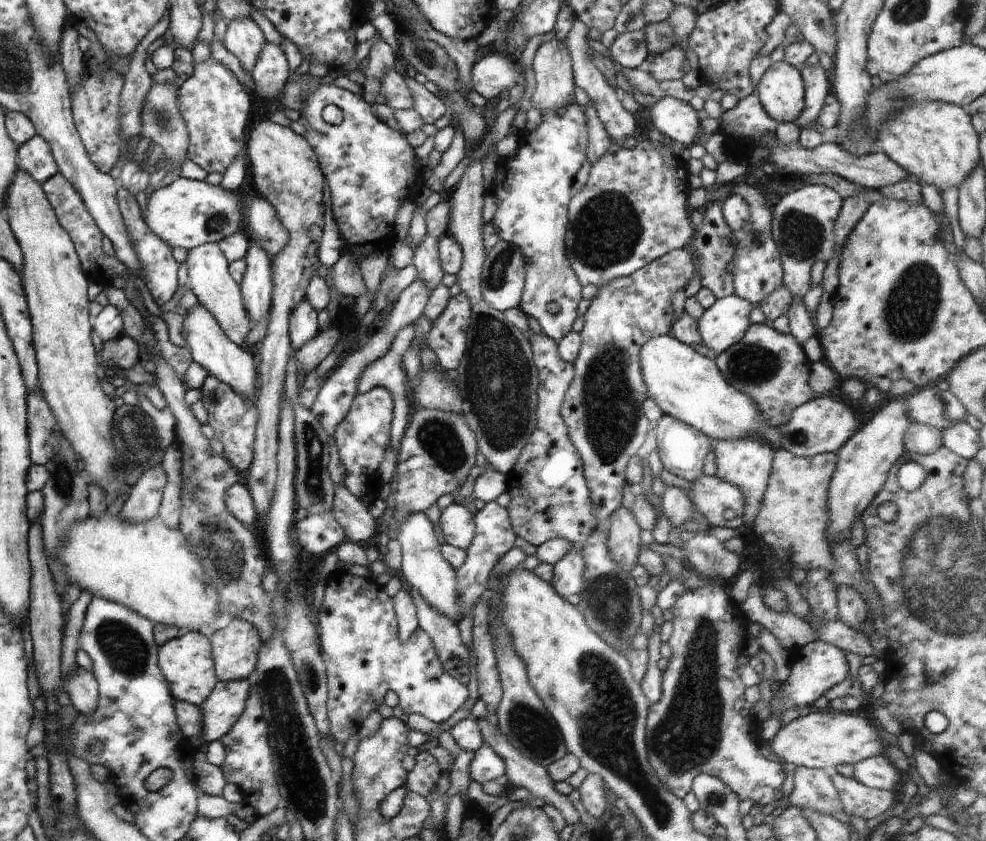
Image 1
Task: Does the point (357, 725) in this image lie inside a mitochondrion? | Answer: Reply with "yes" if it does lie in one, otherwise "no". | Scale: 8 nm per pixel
no

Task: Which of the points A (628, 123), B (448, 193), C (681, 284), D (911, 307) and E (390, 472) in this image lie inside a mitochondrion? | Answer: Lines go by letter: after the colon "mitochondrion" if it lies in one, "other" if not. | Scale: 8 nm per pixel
A: other
B: other
C: other
D: mitochondrion
E: other

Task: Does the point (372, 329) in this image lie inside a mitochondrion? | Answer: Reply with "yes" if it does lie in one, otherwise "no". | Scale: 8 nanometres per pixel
no

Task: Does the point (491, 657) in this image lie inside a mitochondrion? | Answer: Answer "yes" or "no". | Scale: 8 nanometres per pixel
no

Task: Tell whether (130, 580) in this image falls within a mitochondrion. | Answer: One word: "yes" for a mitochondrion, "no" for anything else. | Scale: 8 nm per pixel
no

